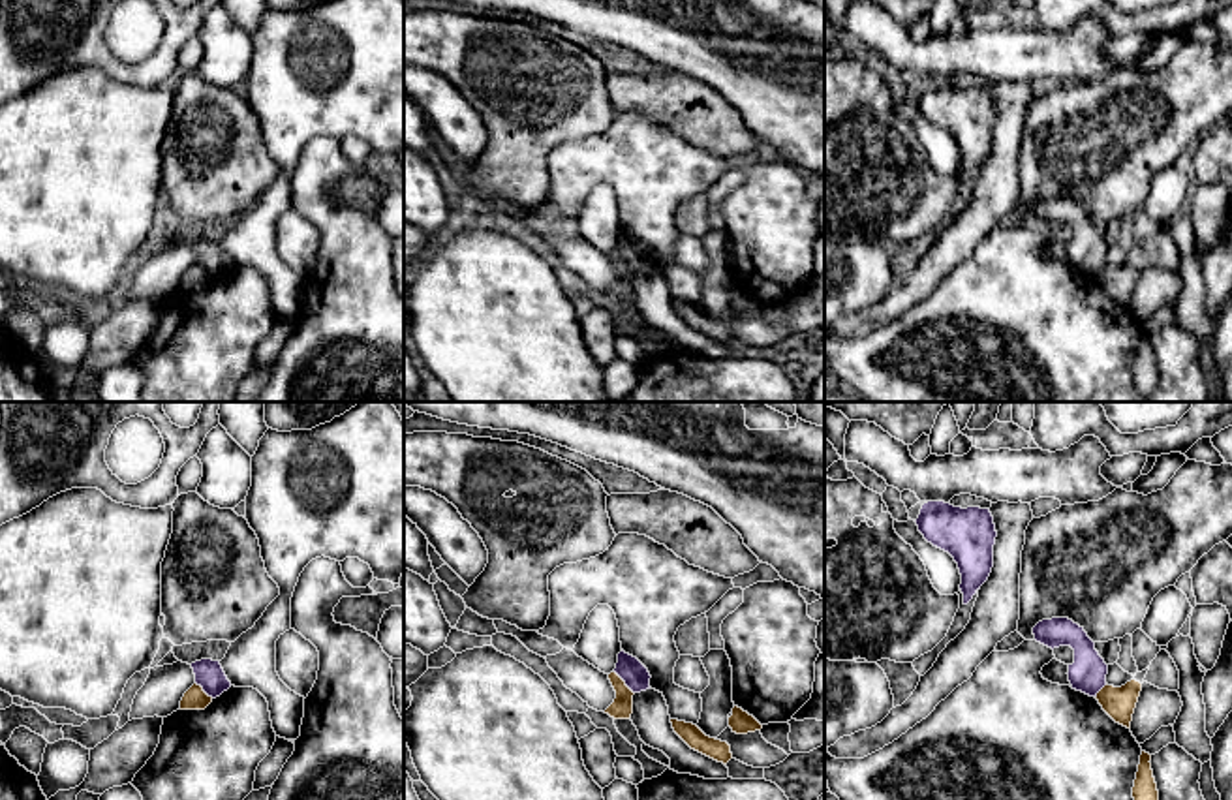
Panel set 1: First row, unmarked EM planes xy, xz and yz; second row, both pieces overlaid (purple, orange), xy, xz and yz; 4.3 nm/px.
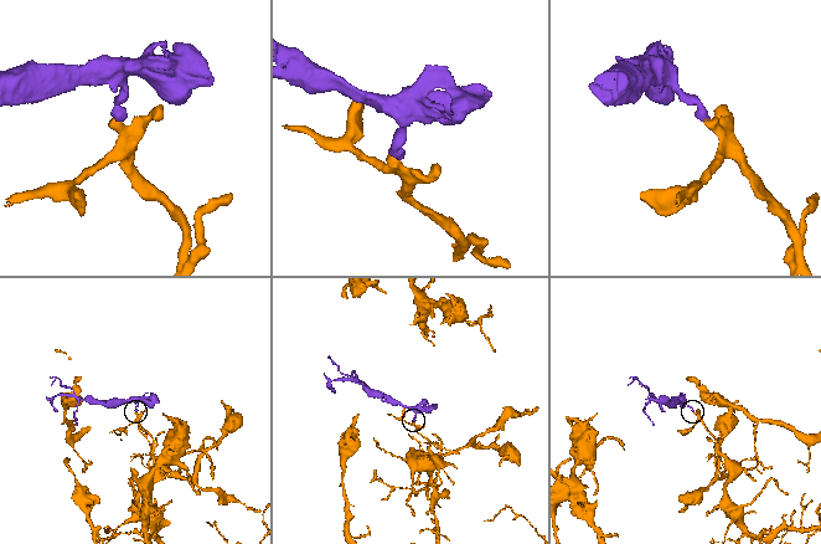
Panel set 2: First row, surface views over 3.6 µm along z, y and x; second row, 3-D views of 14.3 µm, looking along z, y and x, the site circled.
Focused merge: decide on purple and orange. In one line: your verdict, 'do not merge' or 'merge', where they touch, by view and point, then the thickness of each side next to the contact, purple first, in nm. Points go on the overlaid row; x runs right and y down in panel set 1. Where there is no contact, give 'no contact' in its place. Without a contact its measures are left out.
do not merge; contact xz (624, 680); calibres 110 and 90 nm

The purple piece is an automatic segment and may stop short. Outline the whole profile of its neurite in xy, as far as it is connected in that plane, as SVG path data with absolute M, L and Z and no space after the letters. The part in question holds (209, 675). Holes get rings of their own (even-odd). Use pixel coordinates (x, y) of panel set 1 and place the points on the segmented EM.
M201 659L192 663L192 669L195 674L195 684L201 685L203 691L212 699L220 697L231 687L220 661Z

